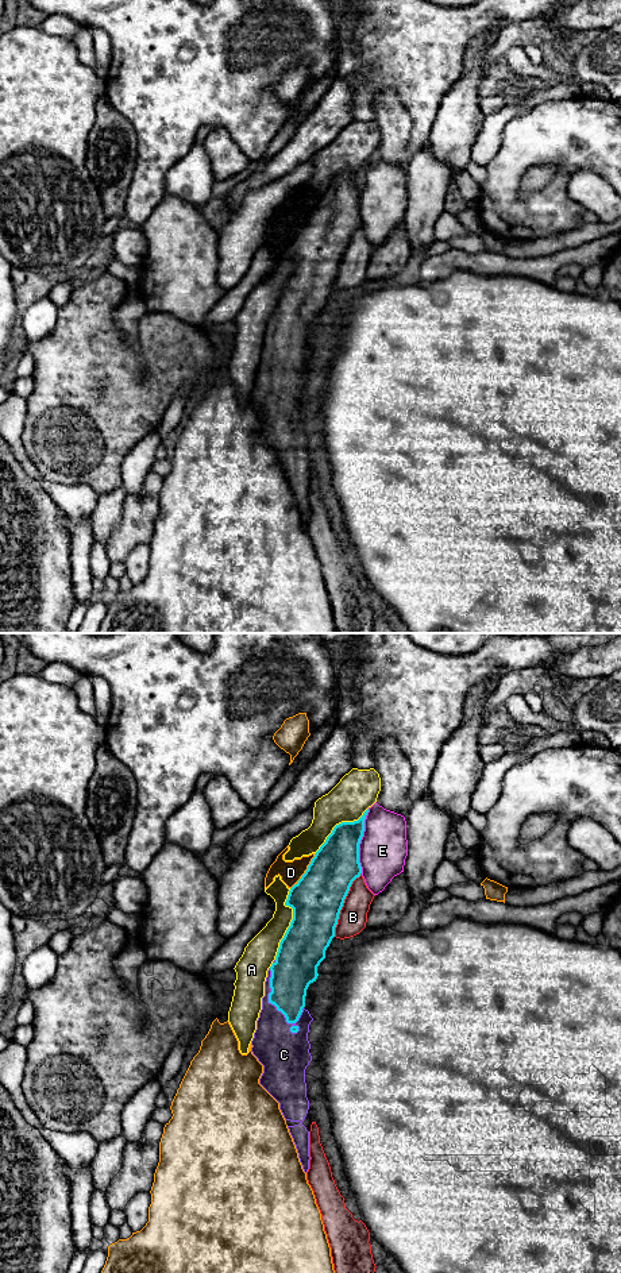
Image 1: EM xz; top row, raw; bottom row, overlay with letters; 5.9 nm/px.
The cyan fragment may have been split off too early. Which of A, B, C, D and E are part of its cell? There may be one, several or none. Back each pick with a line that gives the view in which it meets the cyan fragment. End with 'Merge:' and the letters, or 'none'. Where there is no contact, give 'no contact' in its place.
C: meets cyan in xz
Merge: C

